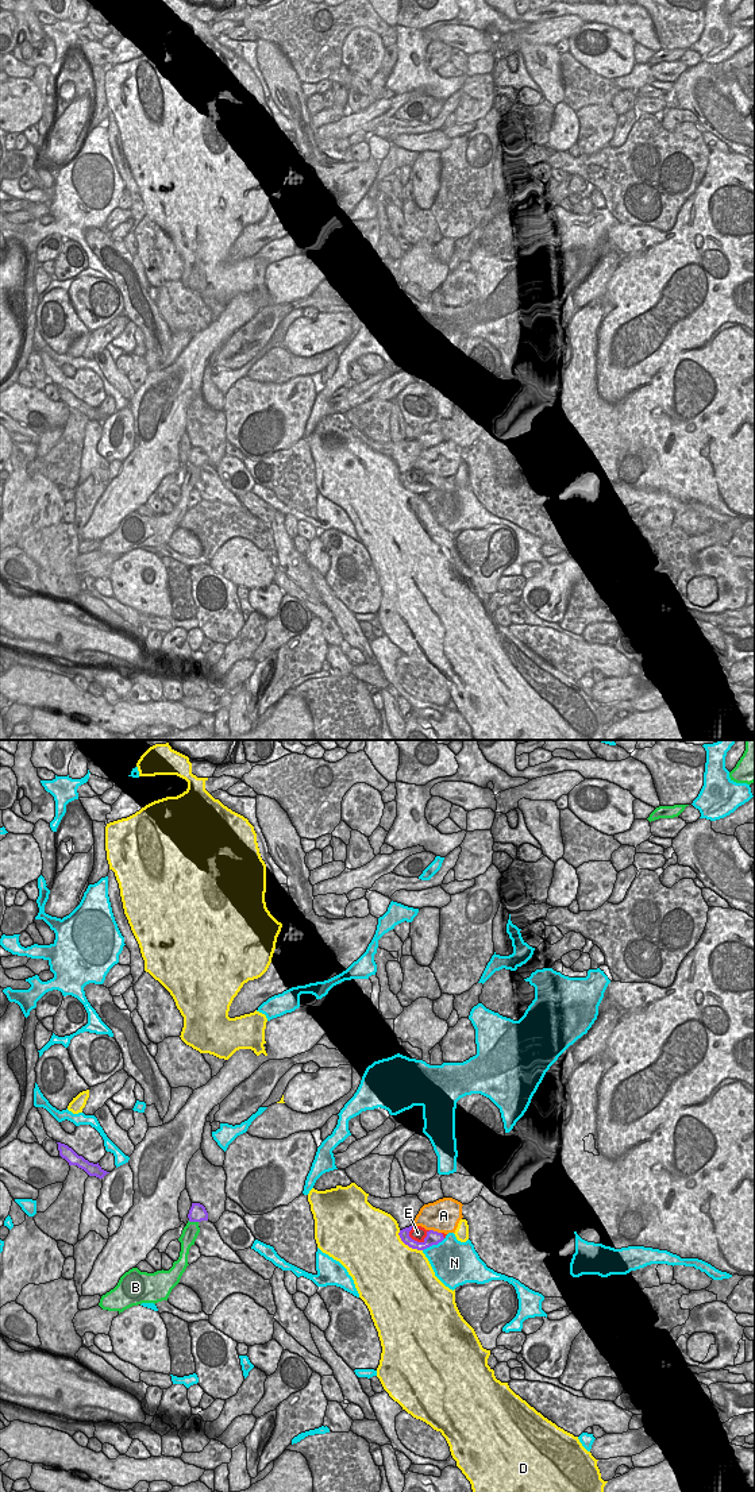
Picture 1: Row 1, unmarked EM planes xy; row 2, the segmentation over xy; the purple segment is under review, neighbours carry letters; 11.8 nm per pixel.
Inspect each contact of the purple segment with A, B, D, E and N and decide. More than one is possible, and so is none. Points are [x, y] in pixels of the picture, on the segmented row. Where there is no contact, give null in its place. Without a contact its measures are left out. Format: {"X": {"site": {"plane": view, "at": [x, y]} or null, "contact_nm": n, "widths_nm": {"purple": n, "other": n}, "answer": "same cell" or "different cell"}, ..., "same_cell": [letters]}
{"A": {"site": {"plane": "xy", "at": [435, 1232]}, "contact_nm": 150, "widths_nm": {"purple": 160, "other": 400}, "answer": "different cell"}, "B": {"site": {"plane": "xy", "at": [193, 1221]}, "contact_nm": 130, "widths_nm": {"purple": 220, "other": 190}, "answer": "different cell"}, "D": {"site": {"plane": "xy", "at": [407, 1244]}, "contact_nm": 380, "widths_nm": {"purple": 130, "other": 480}, "answer": "different cell"}, "E": {"site": {"plane": "xy", "at": [420, 1242]}, "contact_nm": 280, "widths_nm": {"purple": 160, "other": 190}, "answer": "same cell"}, "N": {"site": {"plane": "xy", "at": [434, 1244]}, "contact_nm": 300, "widths_nm": {"purple": 160, "other": 460}, "answer": "different cell"}, "same_cell": ["E"]}

